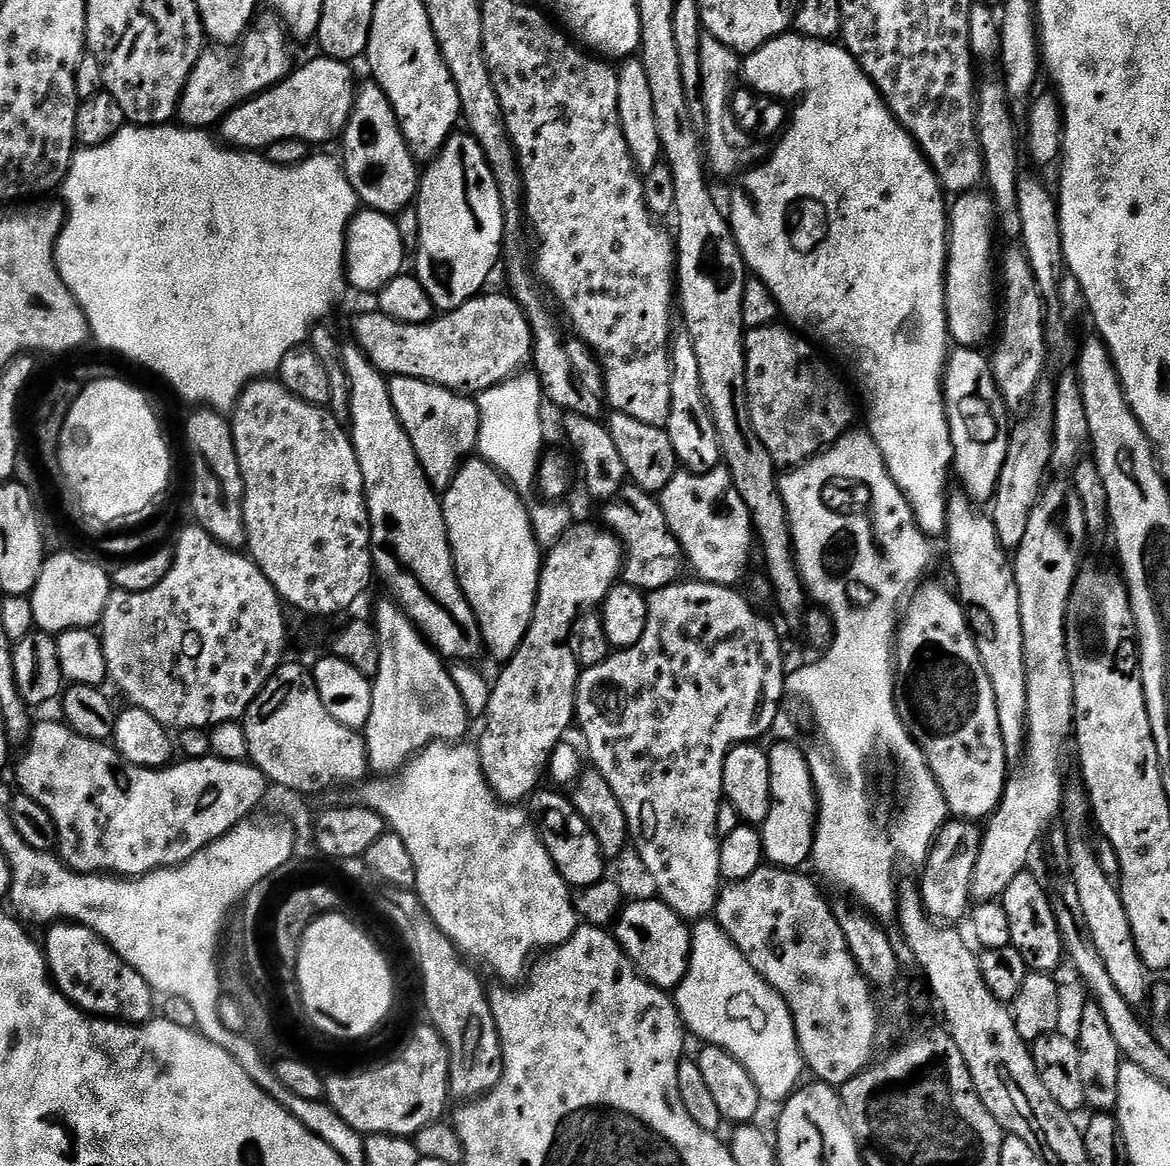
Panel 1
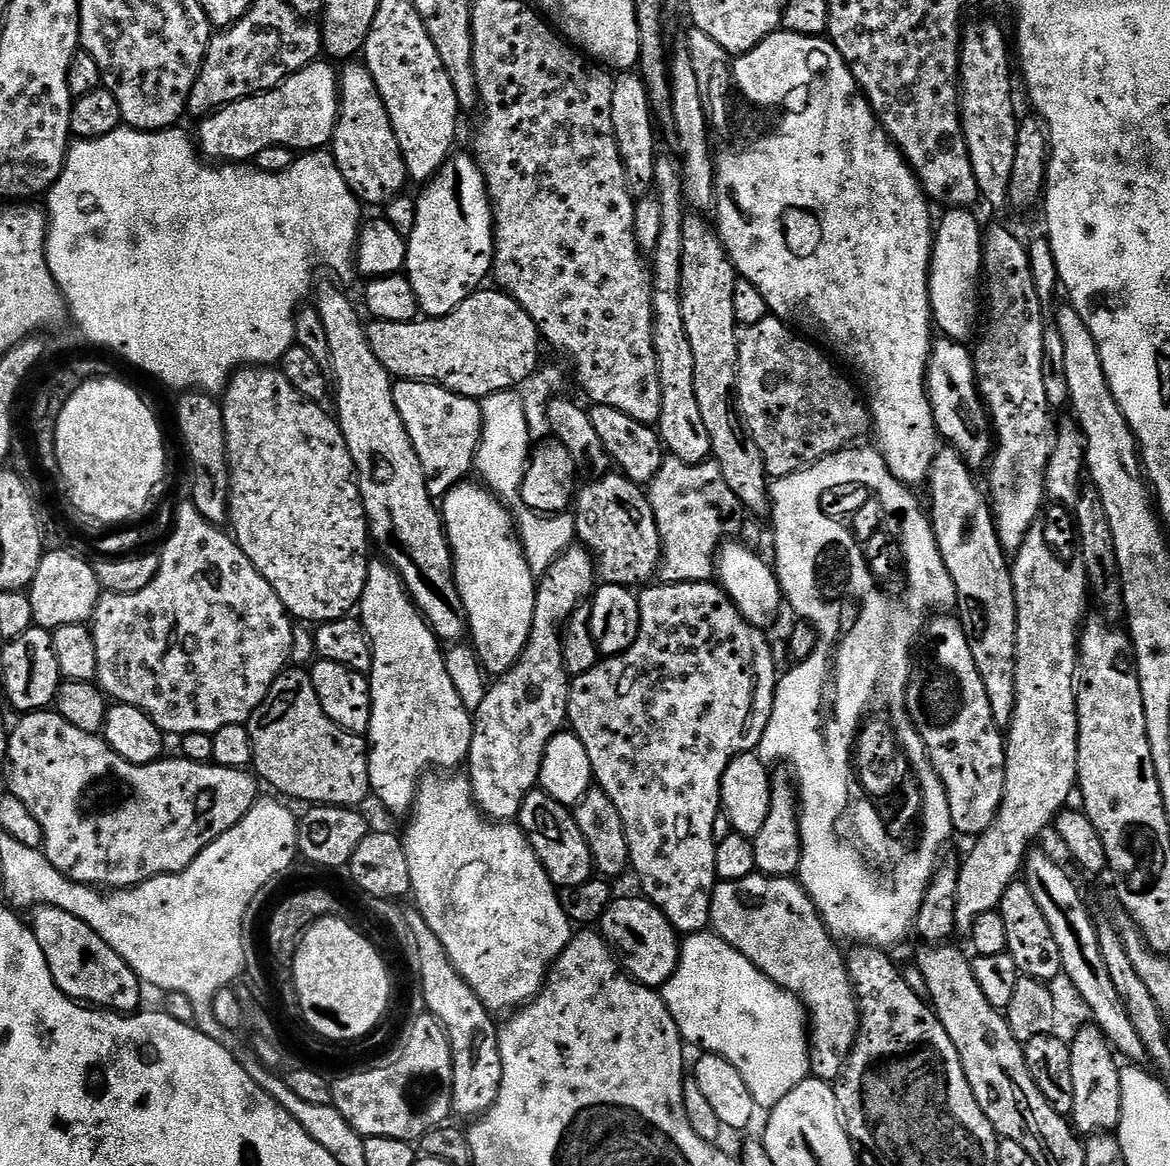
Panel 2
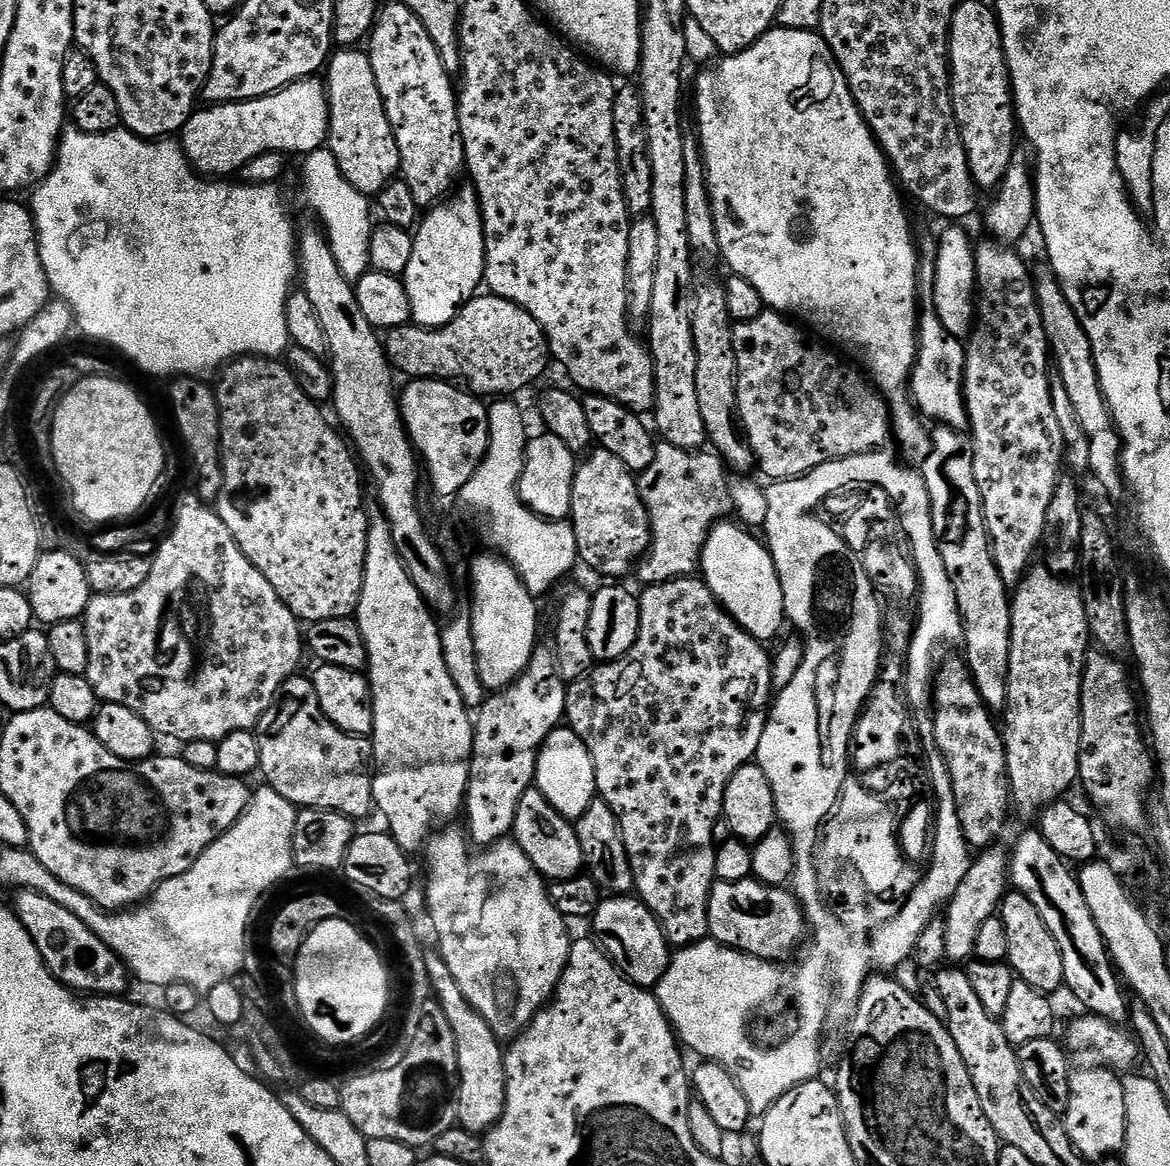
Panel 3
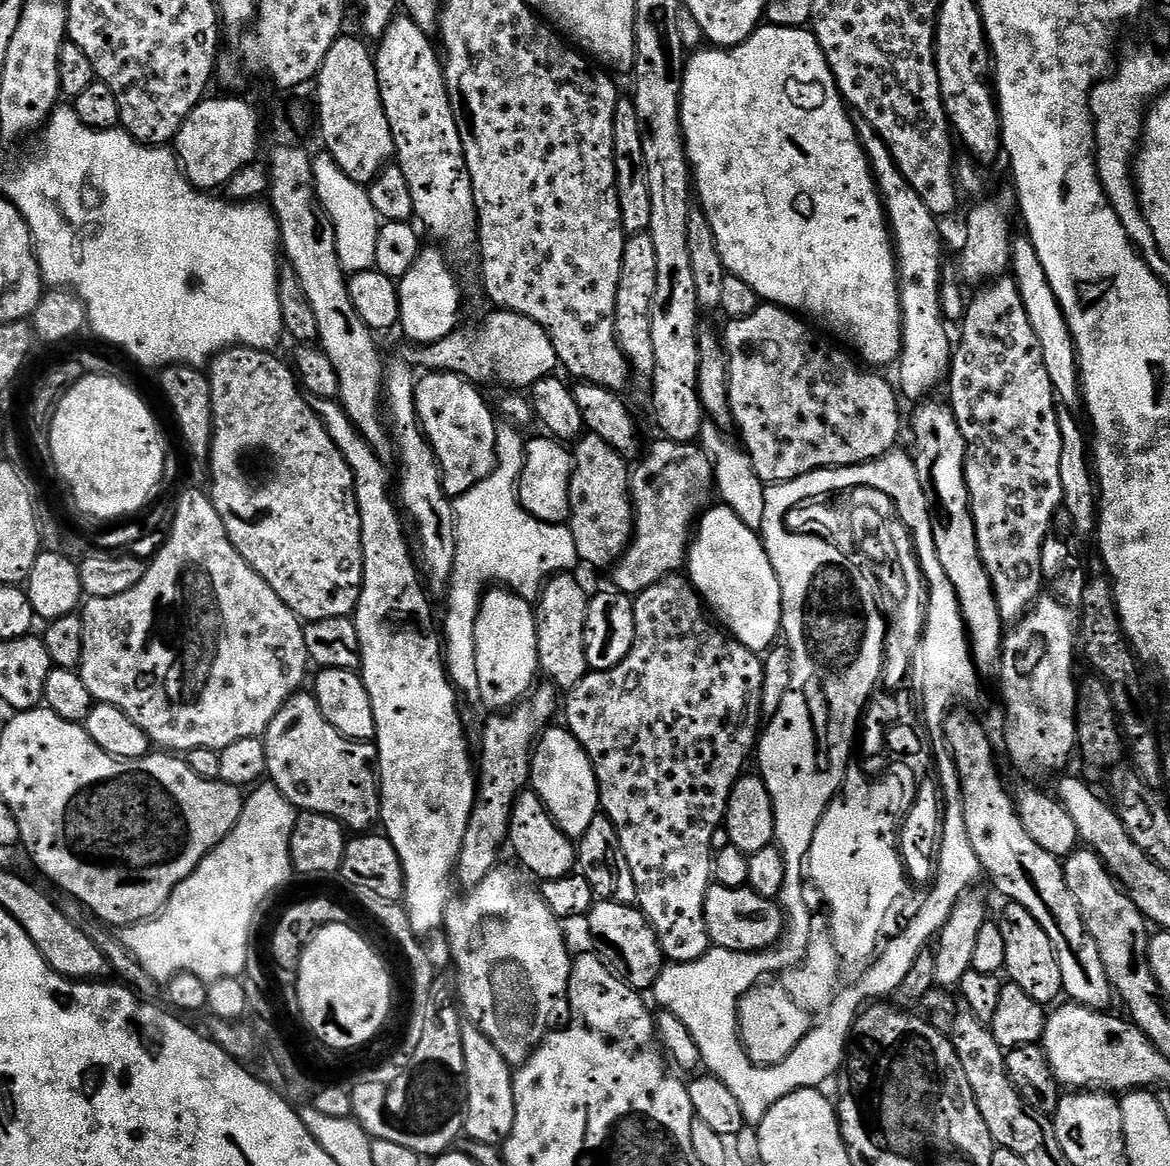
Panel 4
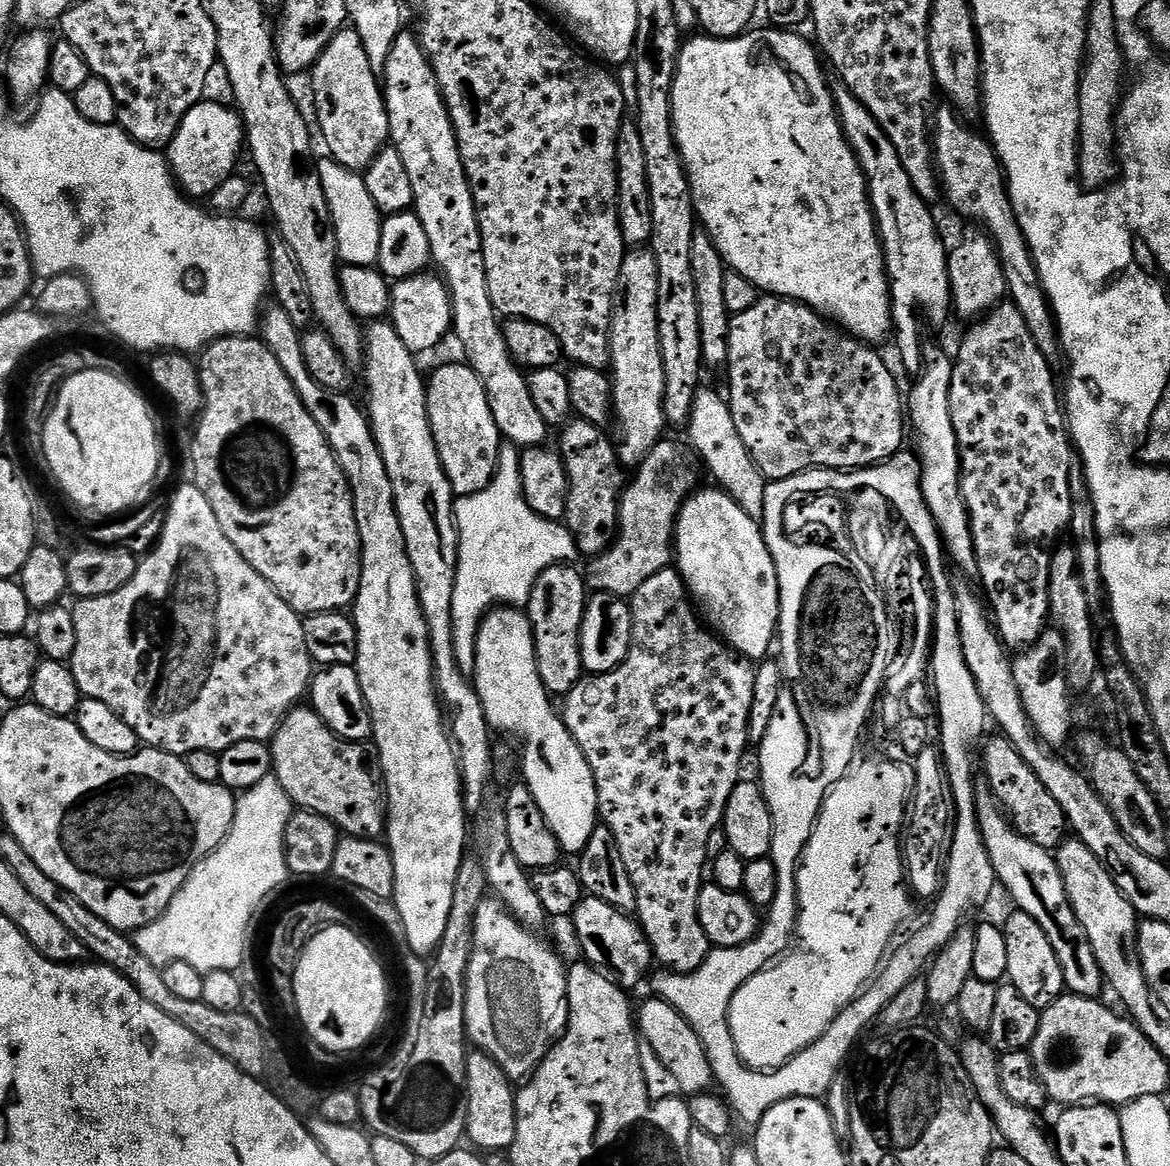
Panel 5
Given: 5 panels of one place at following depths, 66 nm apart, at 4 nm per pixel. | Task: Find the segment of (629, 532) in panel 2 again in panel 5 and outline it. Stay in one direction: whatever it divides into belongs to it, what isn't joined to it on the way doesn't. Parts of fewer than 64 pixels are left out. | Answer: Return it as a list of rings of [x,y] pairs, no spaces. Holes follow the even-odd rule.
[[[572,418],[559,429],[558,453],[564,461],[568,476],[563,523],[574,538],[576,551],[581,557],[599,556],[616,539],[620,518],[620,494],[626,483],[625,469],[616,452],[615,443],[599,424]]]

